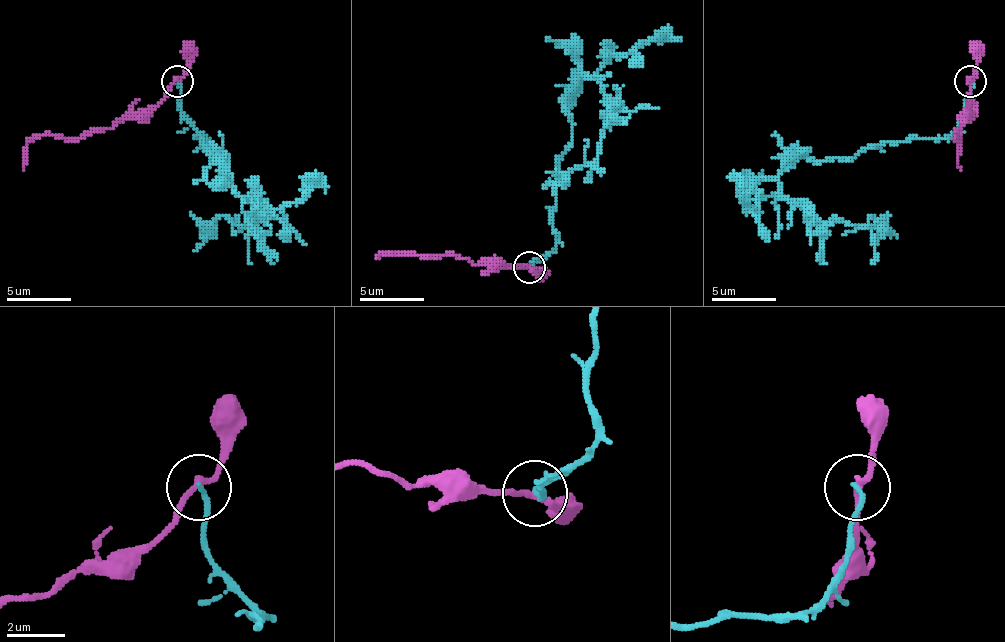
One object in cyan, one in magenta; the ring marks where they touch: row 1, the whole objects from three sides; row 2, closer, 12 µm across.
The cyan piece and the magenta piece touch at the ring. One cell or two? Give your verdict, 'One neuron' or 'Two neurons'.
Two neurons

